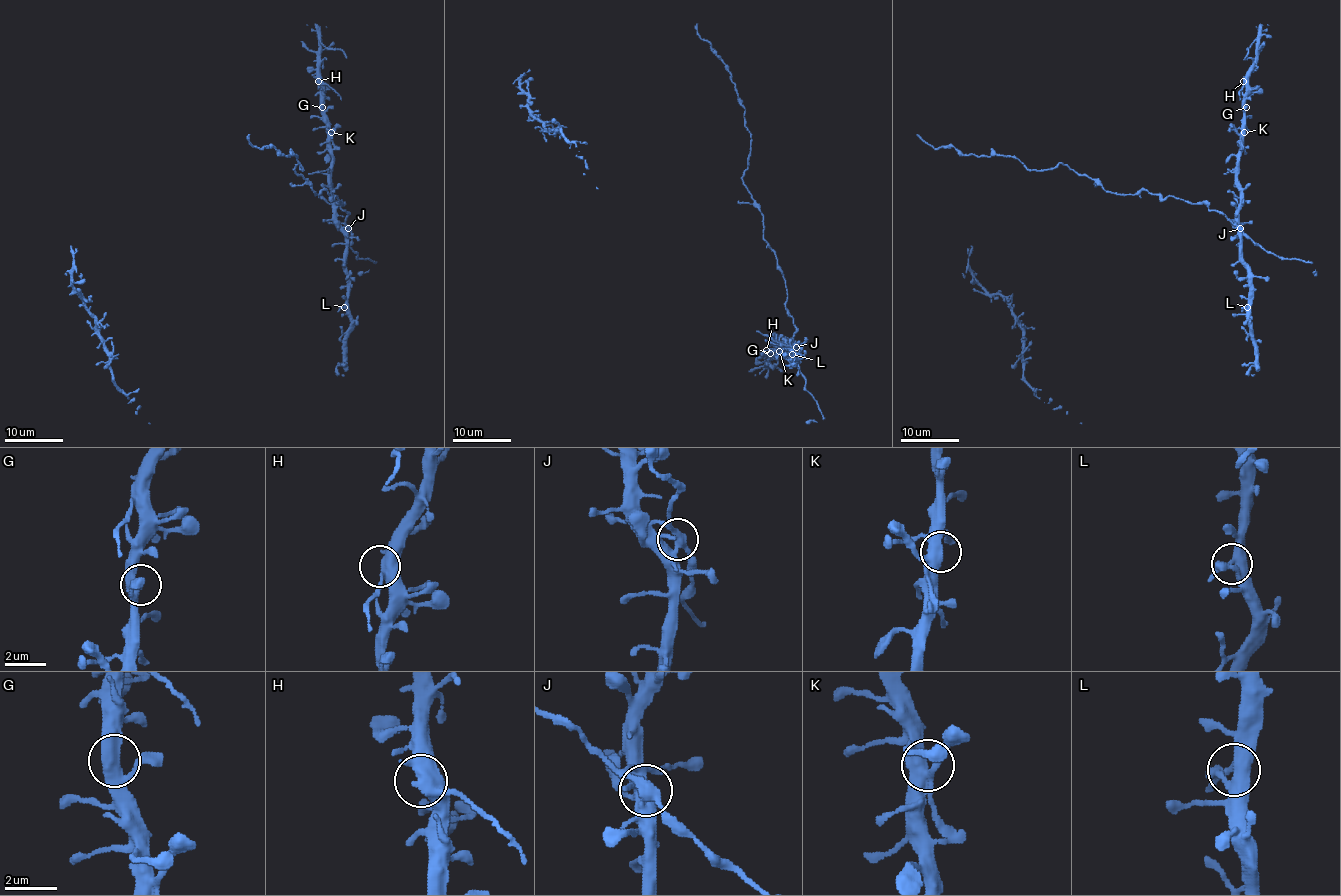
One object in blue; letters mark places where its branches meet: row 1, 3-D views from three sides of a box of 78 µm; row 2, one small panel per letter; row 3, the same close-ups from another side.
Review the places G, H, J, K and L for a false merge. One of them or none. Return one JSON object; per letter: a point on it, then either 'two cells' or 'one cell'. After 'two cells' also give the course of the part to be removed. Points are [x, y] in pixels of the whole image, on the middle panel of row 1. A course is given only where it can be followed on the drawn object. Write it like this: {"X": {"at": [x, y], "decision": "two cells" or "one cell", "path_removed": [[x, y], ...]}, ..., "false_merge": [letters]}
{"G": {"at": [770, 353], "decision": "one cell"}, "H": {"at": [766, 350], "decision": "one cell"}, "J": {"at": [796, 347], "decision": "one cell"}, "K": {"at": [779, 351], "decision": "one cell"}, "L": {"at": [792, 354], "decision": "one cell"}, "false_merge": []}

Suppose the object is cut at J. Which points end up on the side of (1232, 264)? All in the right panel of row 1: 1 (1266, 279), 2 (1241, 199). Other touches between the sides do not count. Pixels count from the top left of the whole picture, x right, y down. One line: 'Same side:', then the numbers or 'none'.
Same side: 1, 2

